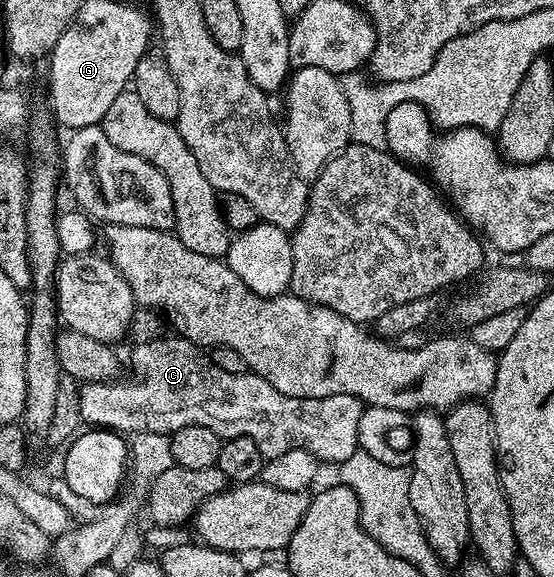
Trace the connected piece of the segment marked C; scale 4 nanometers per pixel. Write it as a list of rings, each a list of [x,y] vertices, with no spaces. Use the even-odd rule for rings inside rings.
[[[165,333],[160,338],[151,341],[143,341],[136,344],[132,348],[133,351],[133,376],[130,379],[118,377],[108,383],[86,383],[81,387],[82,391],[77,395],[77,411],[86,419],[86,424],[92,425],[97,429],[108,429],[118,433],[155,433],[156,435],[170,436],[179,429],[187,429],[187,425],[203,425],[203,429],[211,429],[211,433],[221,436],[222,440],[234,439],[235,437],[251,437],[251,441],[255,441],[255,445],[259,445],[259,453],[264,455],[266,459],[274,459],[283,453],[287,453],[287,449],[307,449],[307,453],[311,453],[322,464],[333,463],[340,465],[343,461],[347,461],[347,457],[351,457],[358,451],[357,438],[359,437],[359,417],[363,410],[363,404],[360,399],[351,397],[350,395],[336,395],[335,397],[319,397],[318,399],[300,399],[299,397],[287,397],[287,393],[279,393],[279,389],[275,389],[275,385],[271,385],[267,381],[263,381],[263,377],[252,373],[236,375],[235,373],[227,373],[223,369],[219,369],[219,365],[213,363],[212,358],[196,343],[182,339],[176,333]]]

